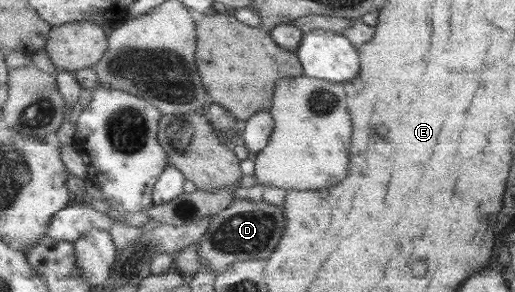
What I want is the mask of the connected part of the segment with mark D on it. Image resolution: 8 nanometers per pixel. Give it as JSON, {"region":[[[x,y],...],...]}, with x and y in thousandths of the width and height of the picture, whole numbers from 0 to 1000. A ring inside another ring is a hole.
{"region":[[[462,682],[443,712],[410,743],[400,801],[386,832],[383,860],[392,918],[410,918],[419,938],[431,938],[452,897],[485,887],[522,887],[544,839],[555,788],[557,753],[550,716],[517,692]]]}

